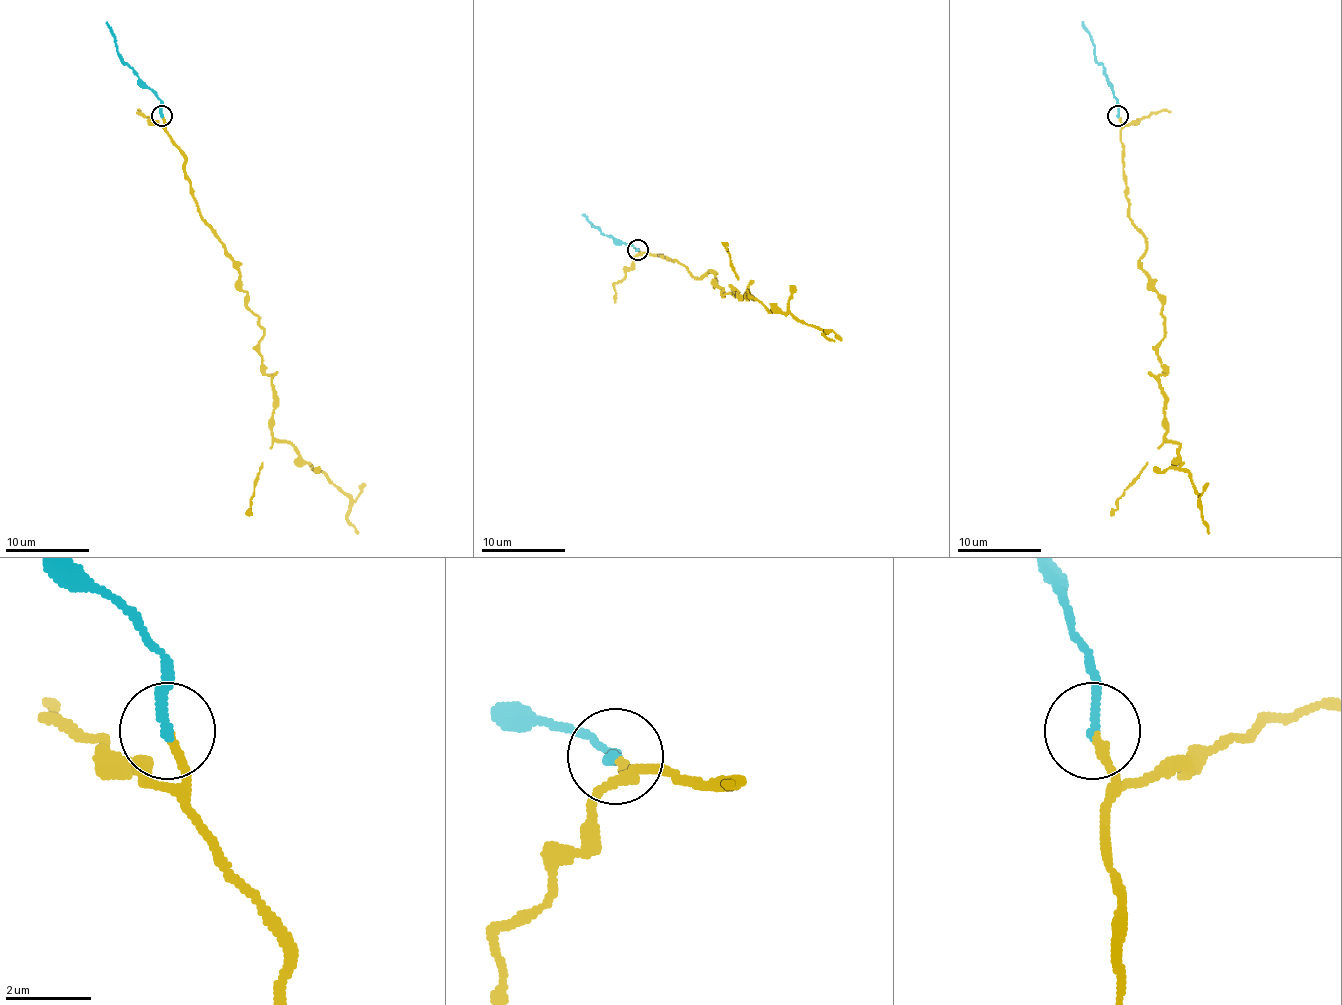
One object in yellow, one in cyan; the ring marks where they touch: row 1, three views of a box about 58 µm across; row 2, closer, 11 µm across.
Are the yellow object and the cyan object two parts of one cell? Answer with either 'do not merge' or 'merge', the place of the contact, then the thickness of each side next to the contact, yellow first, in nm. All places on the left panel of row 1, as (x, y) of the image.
merge; place (161, 115); calibres 190 and 200 nm

